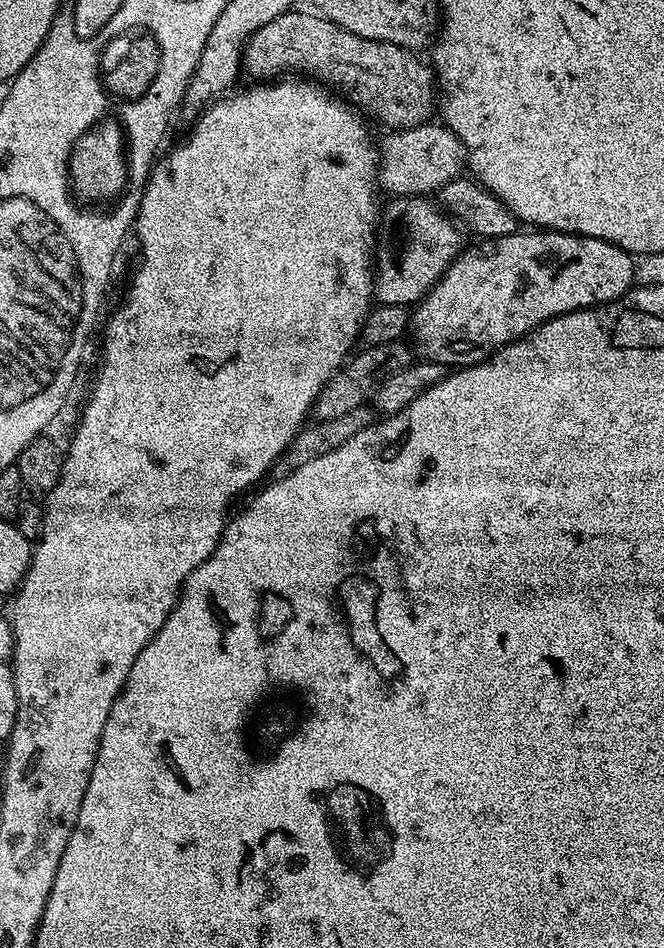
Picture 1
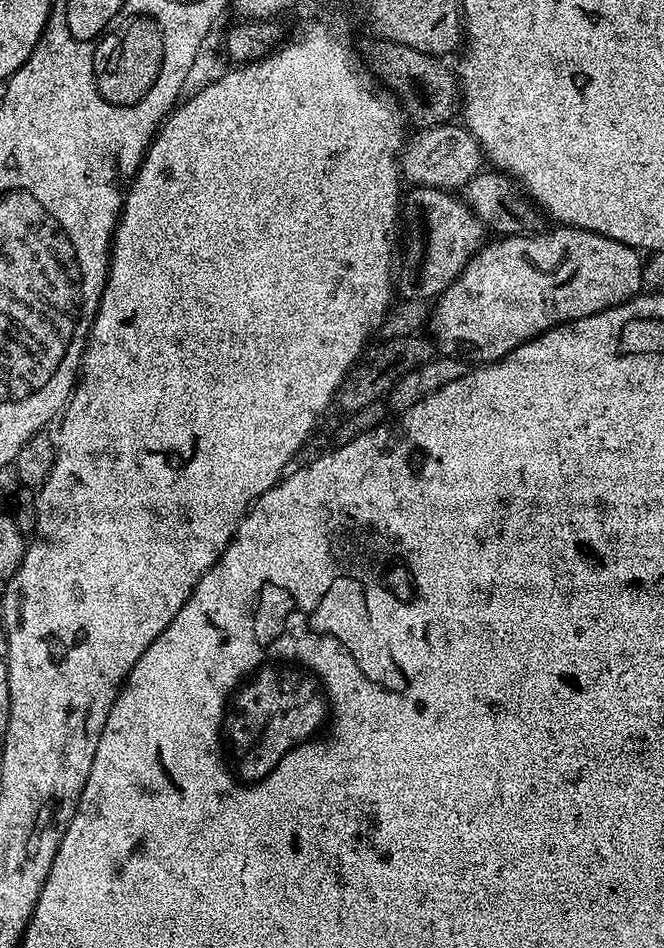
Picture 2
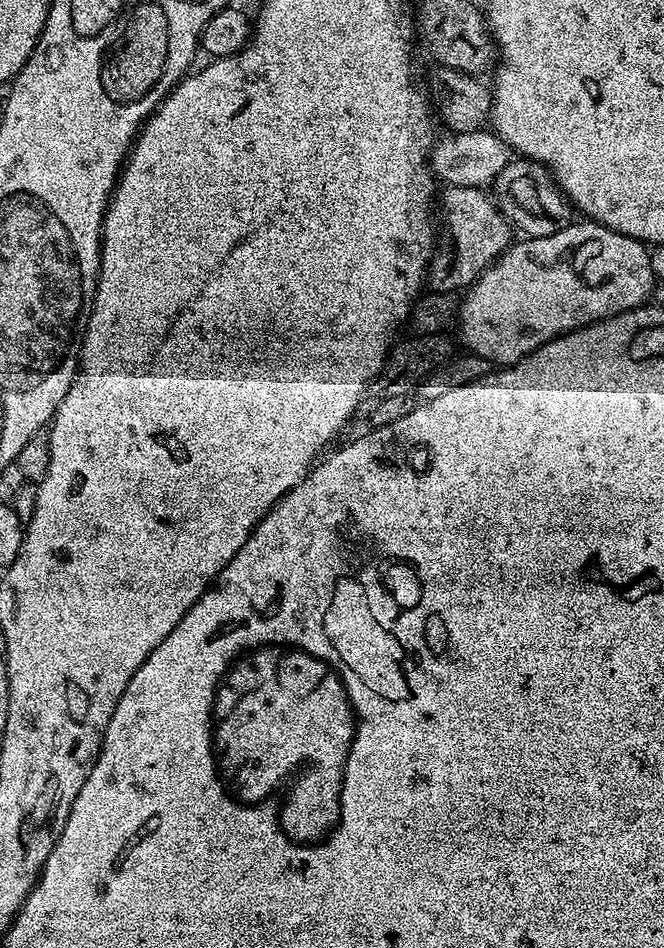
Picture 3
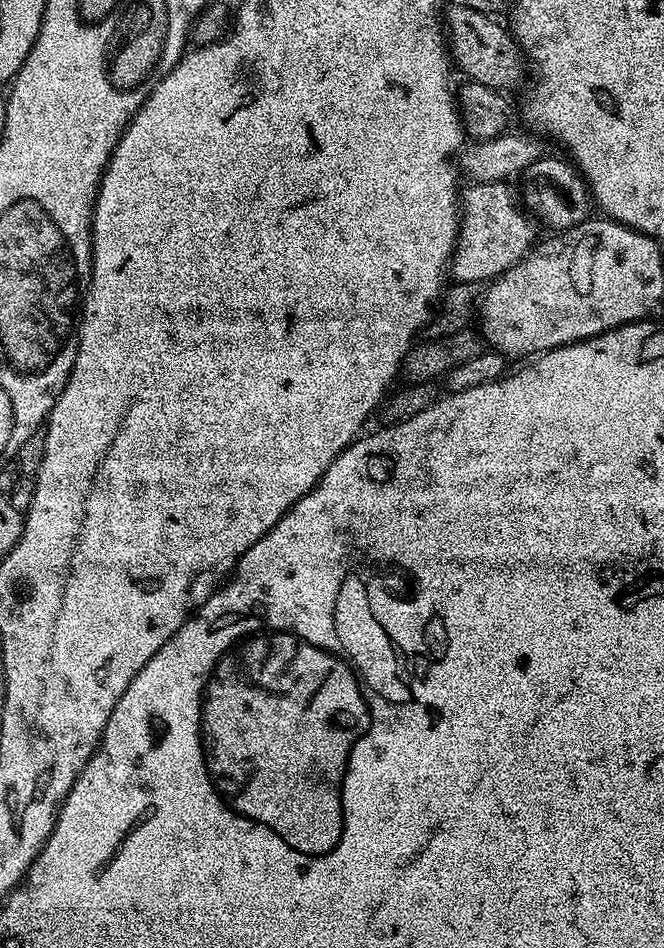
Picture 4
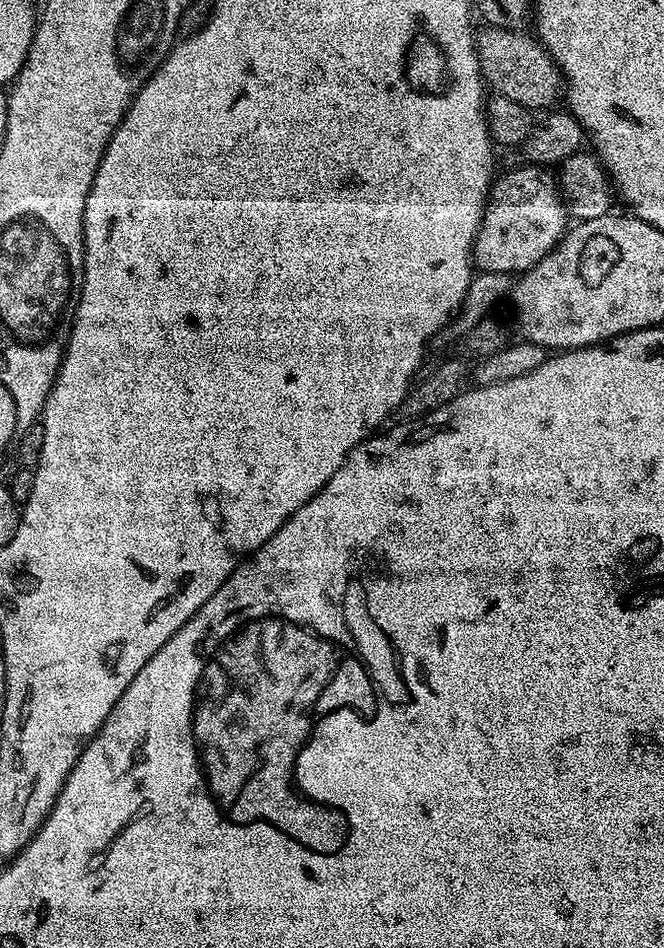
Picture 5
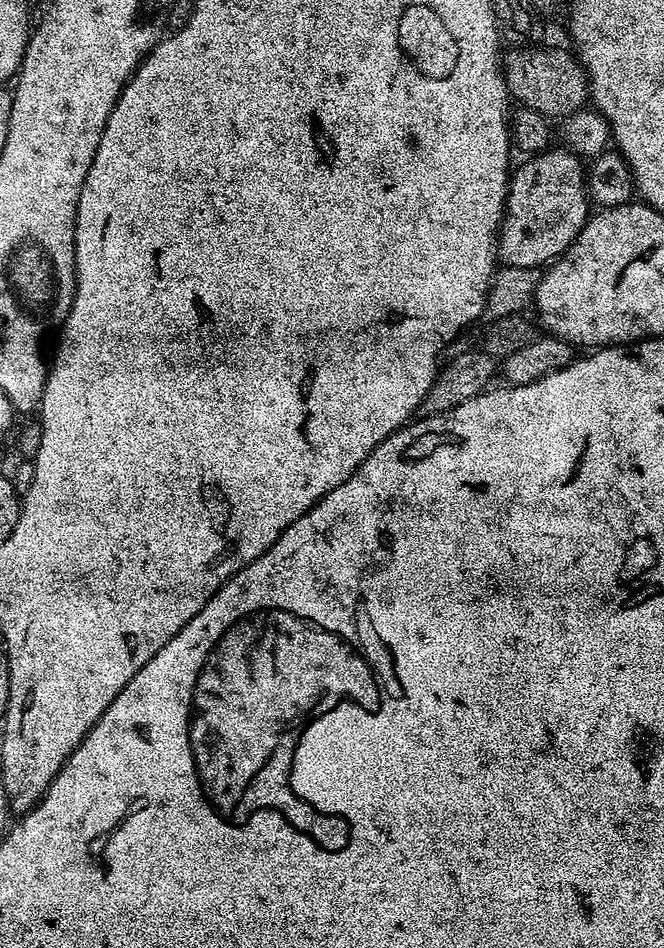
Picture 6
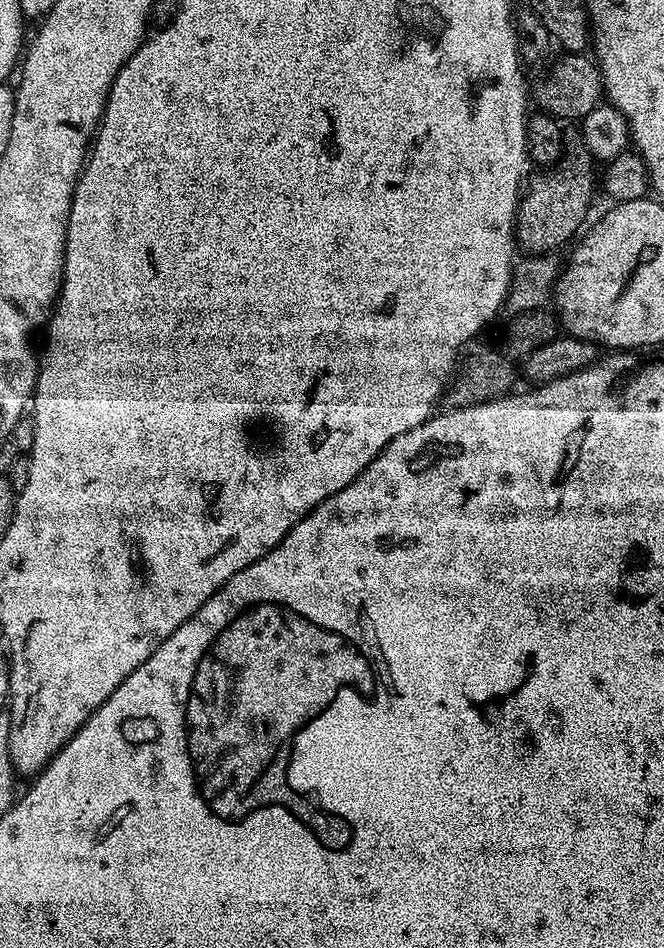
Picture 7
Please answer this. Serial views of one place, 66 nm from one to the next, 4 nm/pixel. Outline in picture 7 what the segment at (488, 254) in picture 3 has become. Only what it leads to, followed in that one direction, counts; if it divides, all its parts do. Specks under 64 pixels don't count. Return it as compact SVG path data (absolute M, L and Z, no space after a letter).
M567 125L562 132L562 142L566 155L563 163L551 170L541 171L544 172L541 176L533 175L520 197L520 208L516 212L516 239L519 247L523 251L525 248L528 254L552 254L557 251L555 248L562 247L567 240L575 241L585 227L584 219L592 204L591 166L594 161L579 127Z

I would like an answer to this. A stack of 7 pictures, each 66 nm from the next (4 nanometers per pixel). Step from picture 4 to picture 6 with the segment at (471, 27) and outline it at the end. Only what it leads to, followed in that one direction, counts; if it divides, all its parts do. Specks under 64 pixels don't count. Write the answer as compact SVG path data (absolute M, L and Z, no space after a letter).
M528 46L520 48L503 57L504 81L508 87L508 95L530 110L538 110L538 114L549 118L575 116L589 103L588 73L571 51L563 52L560 48L540 48L544 46Z

